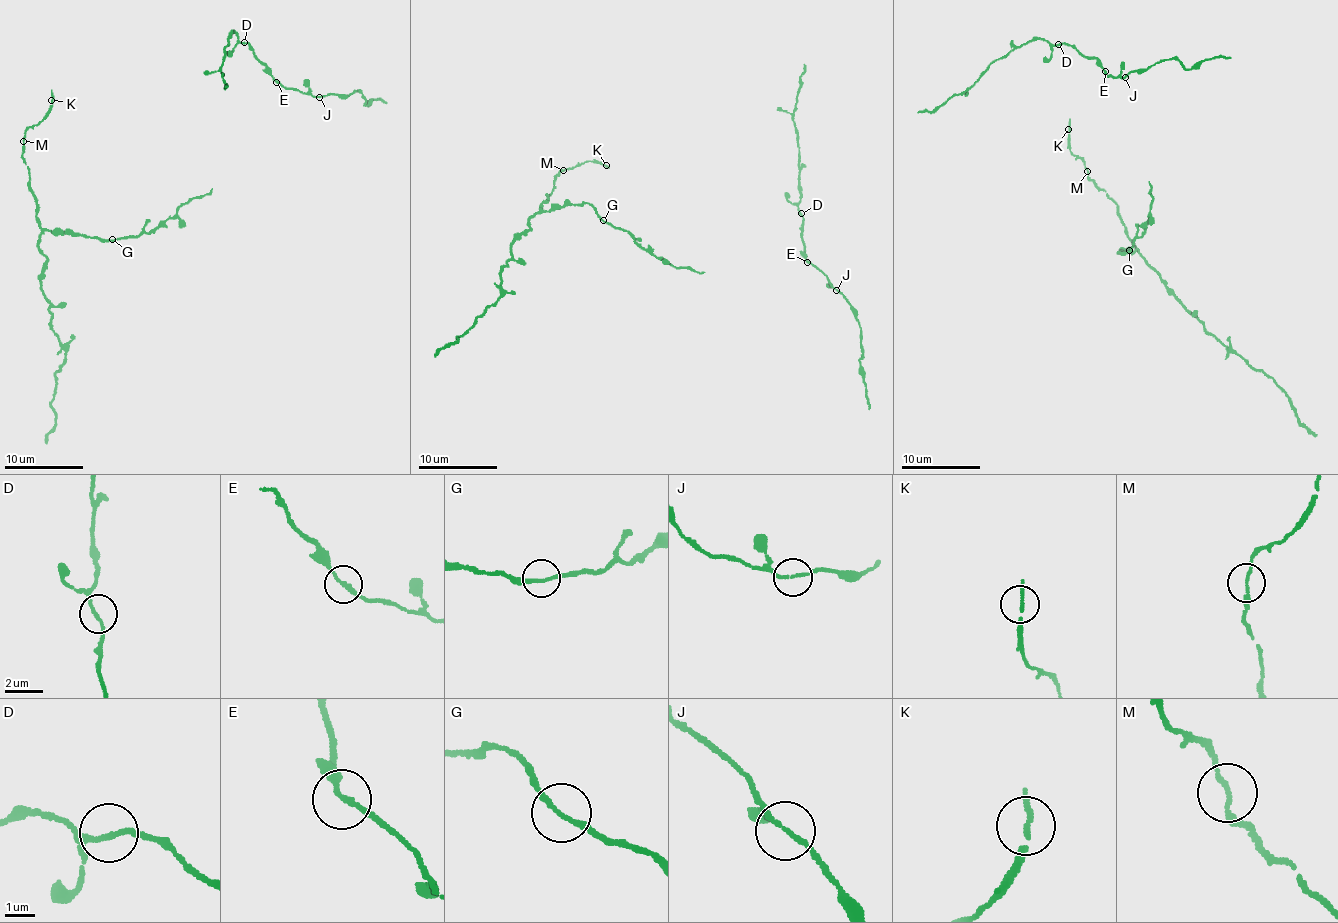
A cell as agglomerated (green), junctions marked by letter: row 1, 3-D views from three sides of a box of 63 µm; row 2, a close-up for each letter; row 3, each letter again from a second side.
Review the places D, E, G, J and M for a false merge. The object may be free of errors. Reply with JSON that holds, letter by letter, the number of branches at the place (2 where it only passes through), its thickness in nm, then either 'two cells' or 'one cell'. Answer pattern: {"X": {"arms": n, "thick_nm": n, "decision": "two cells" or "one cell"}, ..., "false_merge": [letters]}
{"D": {"arms": 2, "thick_nm": 150, "decision": "one cell"}, "E": {"arms": 2, "thick_nm": 160, "decision": "one cell"}, "G": {"arms": 2, "thick_nm": 170, "decision": "one cell"}, "J": {"arms": 2, "thick_nm": 150, "decision": "one cell"}, "M": {"arms": 2, "thick_nm": 170, "decision": "one cell"}, "false_merge": []}

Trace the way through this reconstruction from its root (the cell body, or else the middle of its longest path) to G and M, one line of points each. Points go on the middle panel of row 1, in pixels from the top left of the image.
G: (660, 258), (623, 230), (614, 228), (603, 220)
M: (660, 258), (623, 230), (608, 224), (588, 203), (551, 206), (542, 211), (541, 203), (548, 200), (562, 171)

